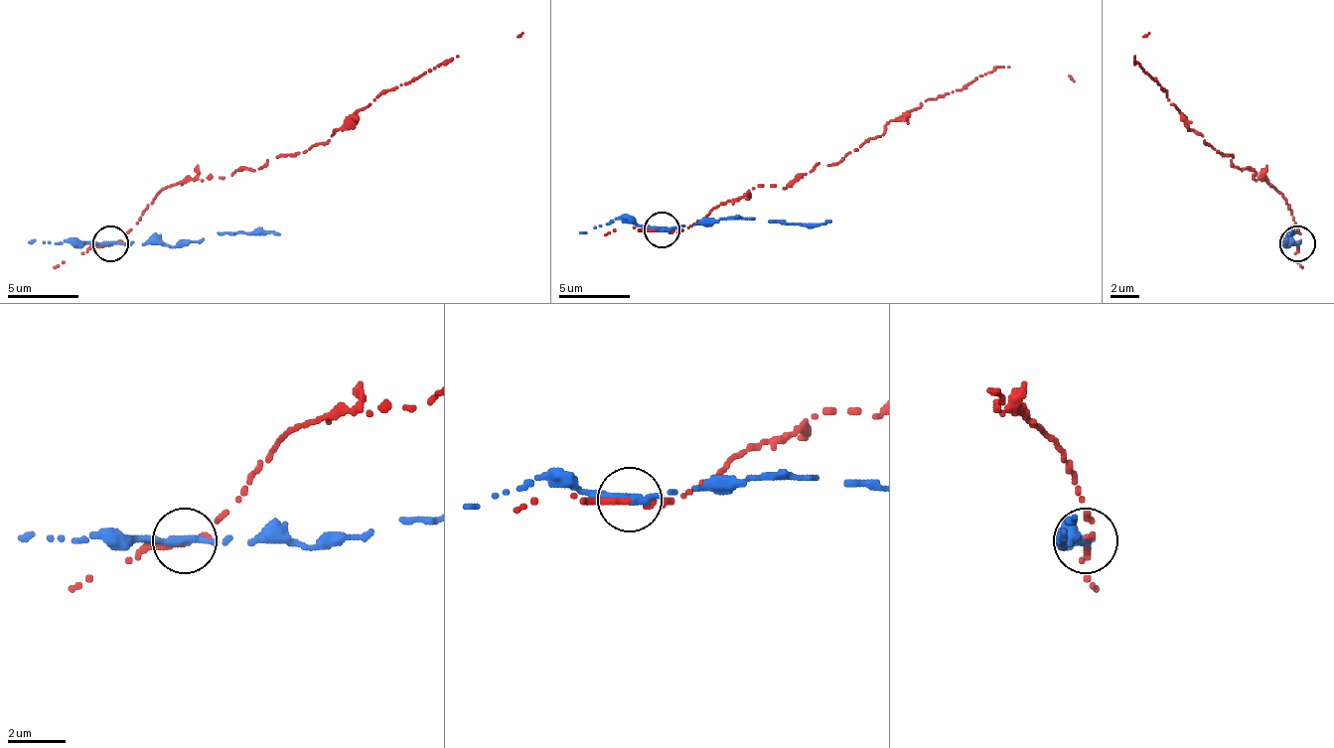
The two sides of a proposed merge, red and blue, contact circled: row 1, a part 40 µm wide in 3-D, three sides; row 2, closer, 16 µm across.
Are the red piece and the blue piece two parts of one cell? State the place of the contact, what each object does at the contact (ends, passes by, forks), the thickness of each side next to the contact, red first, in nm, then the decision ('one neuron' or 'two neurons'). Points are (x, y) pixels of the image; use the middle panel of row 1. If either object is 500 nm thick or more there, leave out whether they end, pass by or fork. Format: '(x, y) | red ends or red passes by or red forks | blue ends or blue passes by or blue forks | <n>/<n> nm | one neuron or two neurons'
(662, 229) | red passes by | blue passes by | 190/280 nm | two neurons

